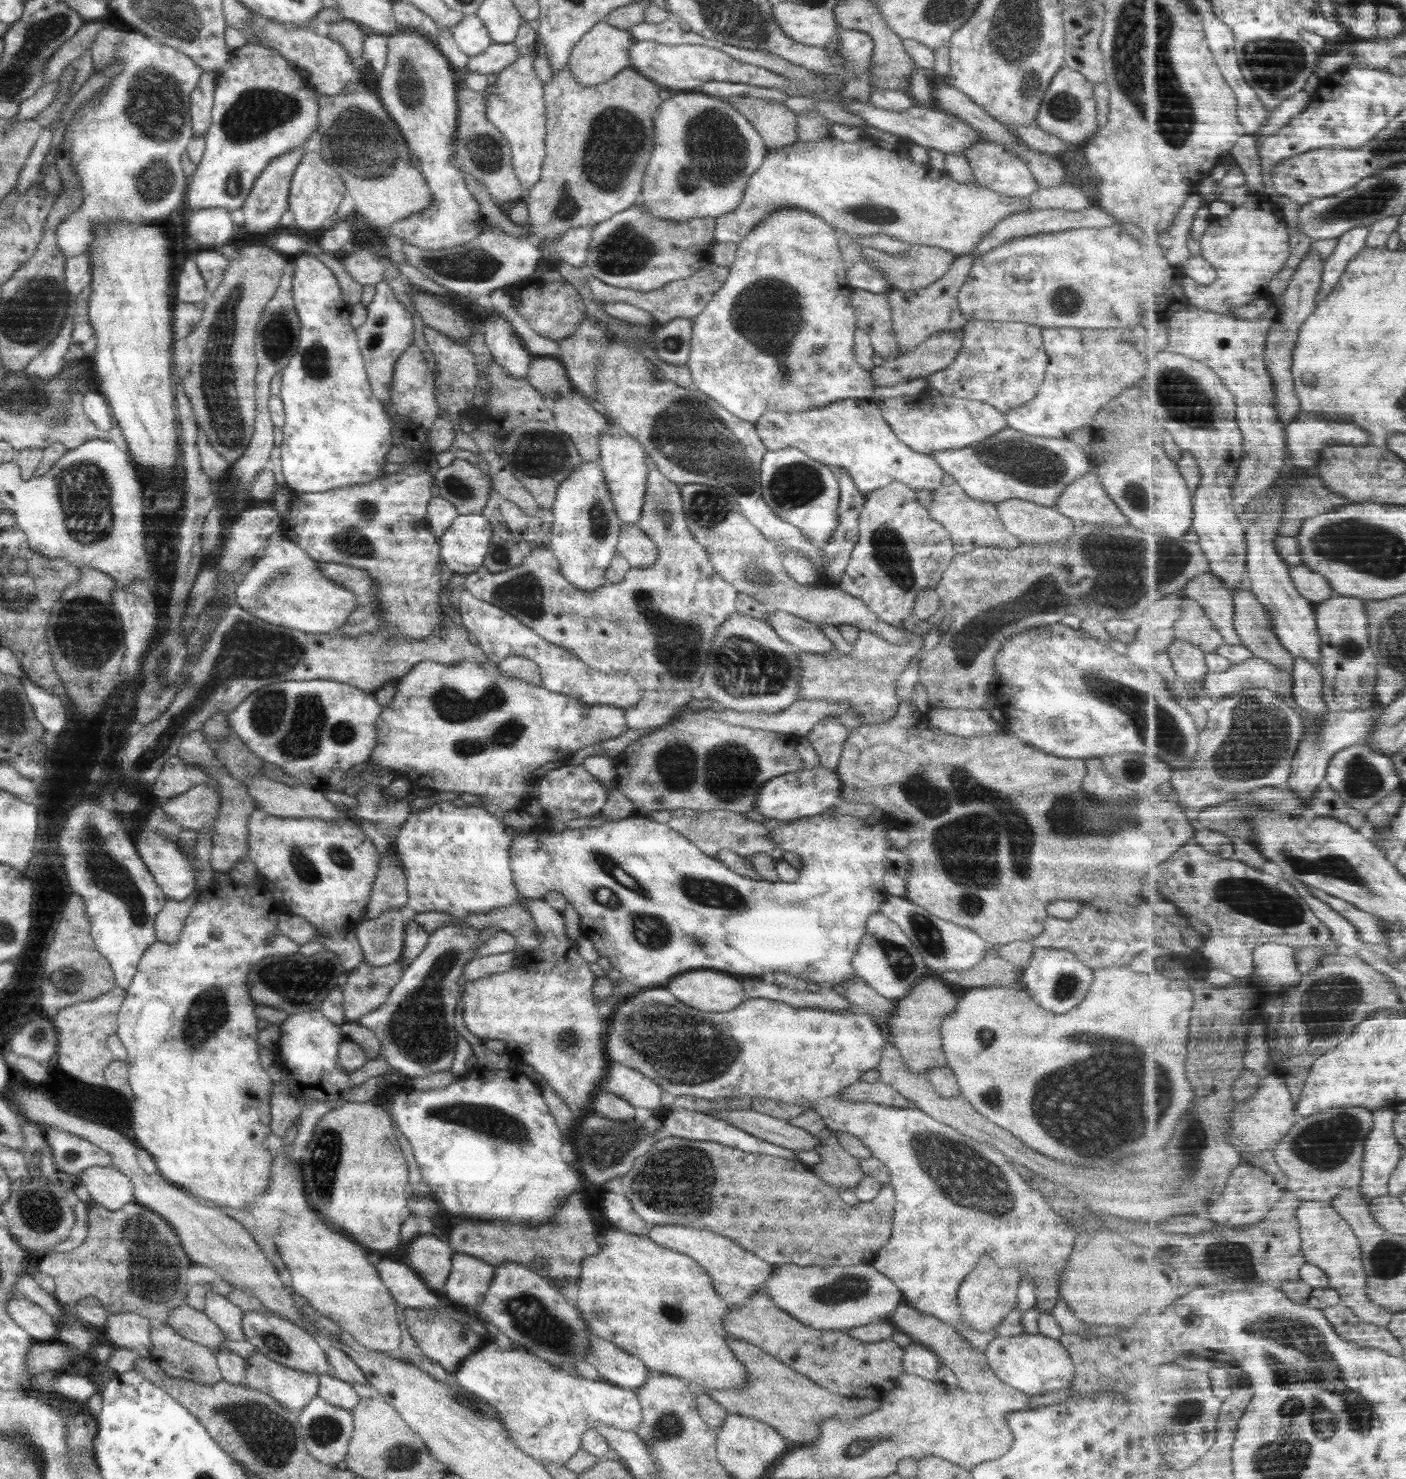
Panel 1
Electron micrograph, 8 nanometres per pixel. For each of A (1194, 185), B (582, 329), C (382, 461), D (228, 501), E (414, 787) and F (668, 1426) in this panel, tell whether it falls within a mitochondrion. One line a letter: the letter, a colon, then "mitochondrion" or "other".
A: other
B: other
C: other
D: other
E: other
F: mitochondrion

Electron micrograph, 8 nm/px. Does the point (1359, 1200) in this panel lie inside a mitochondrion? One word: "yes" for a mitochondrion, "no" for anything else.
no

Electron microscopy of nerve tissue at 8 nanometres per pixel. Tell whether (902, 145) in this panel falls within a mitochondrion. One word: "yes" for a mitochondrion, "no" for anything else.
no

